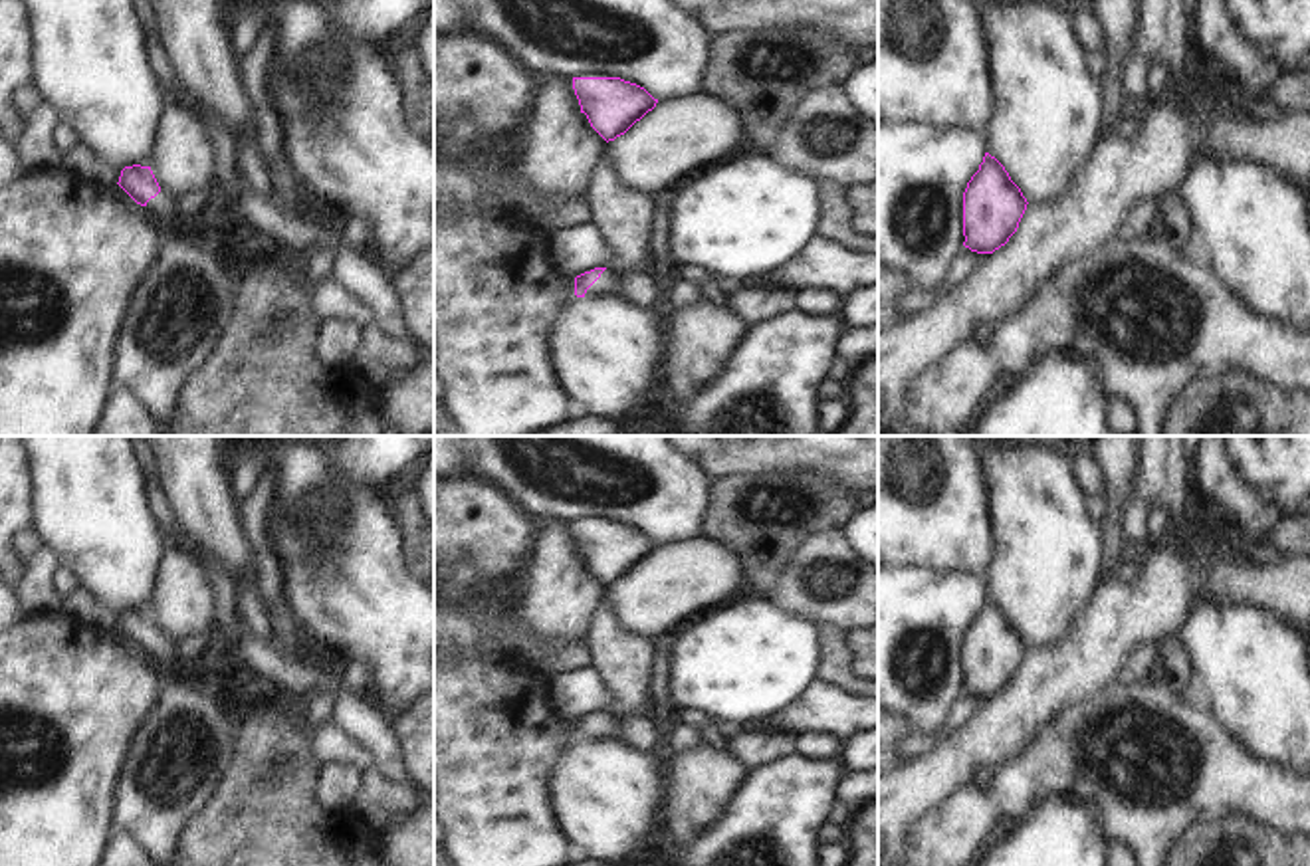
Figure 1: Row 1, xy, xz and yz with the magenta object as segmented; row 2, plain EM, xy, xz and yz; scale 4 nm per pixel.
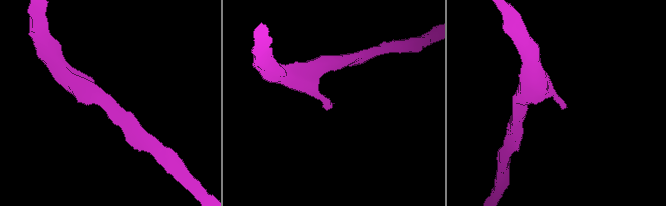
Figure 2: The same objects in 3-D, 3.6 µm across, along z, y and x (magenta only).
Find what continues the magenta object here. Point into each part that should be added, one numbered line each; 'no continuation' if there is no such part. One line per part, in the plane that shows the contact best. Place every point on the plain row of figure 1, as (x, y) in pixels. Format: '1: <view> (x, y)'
1: xz (609, 728)

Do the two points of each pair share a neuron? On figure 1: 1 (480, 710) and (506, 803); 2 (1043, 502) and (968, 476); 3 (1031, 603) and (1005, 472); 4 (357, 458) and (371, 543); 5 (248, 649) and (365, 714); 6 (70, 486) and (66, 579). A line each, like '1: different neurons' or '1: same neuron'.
1: same neuron
2: different neurons
3: same neuron
4: different neurons
5: same neuron
6: different neurons

